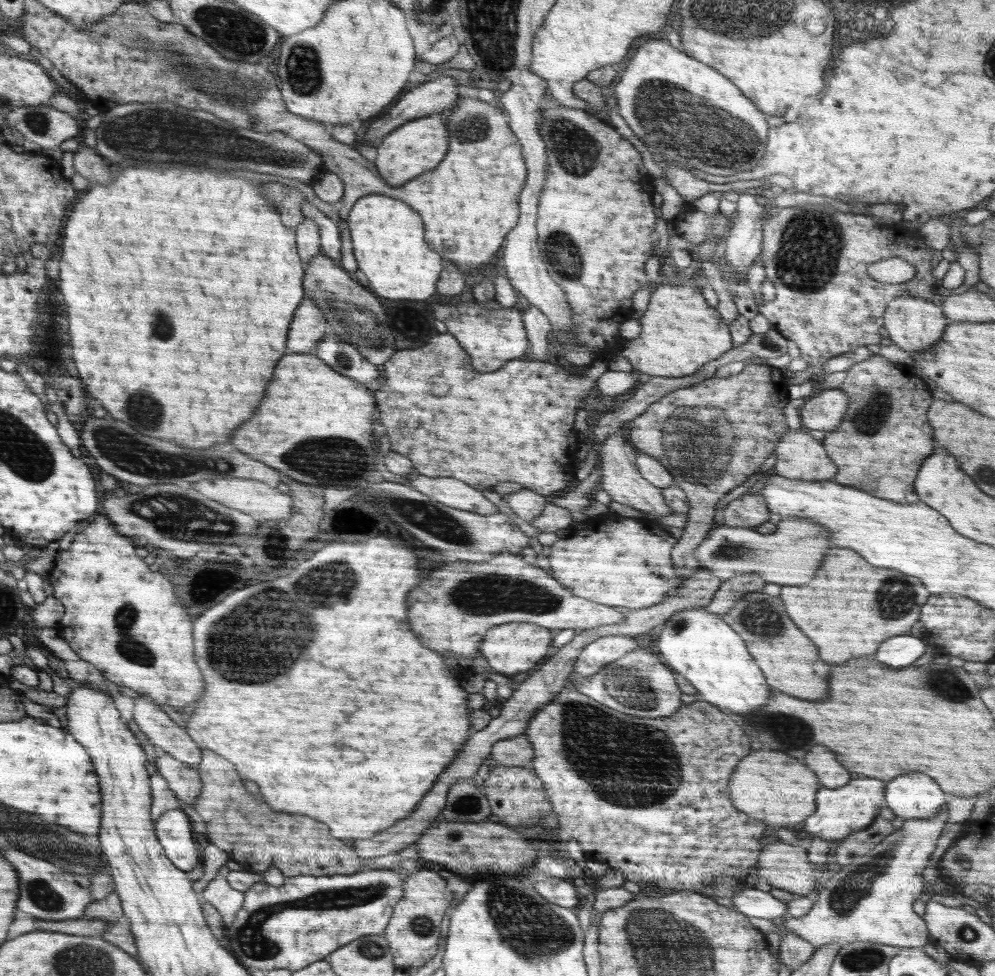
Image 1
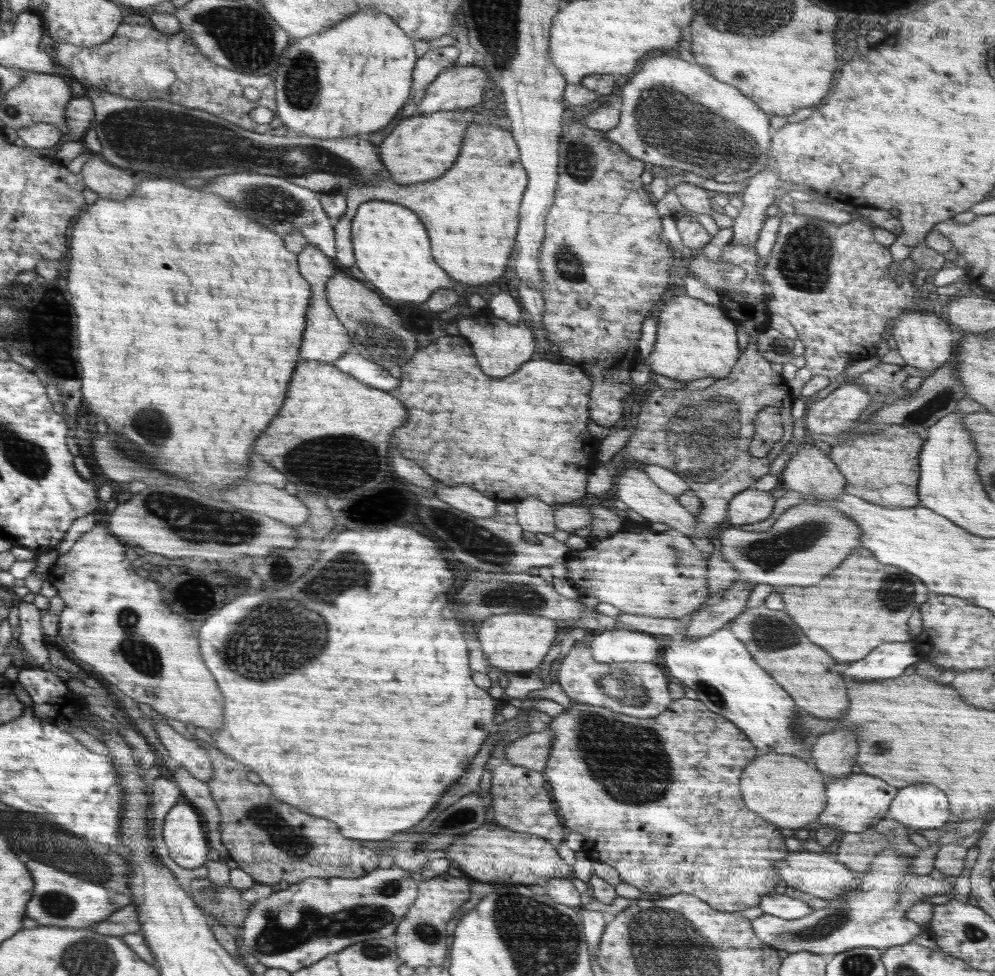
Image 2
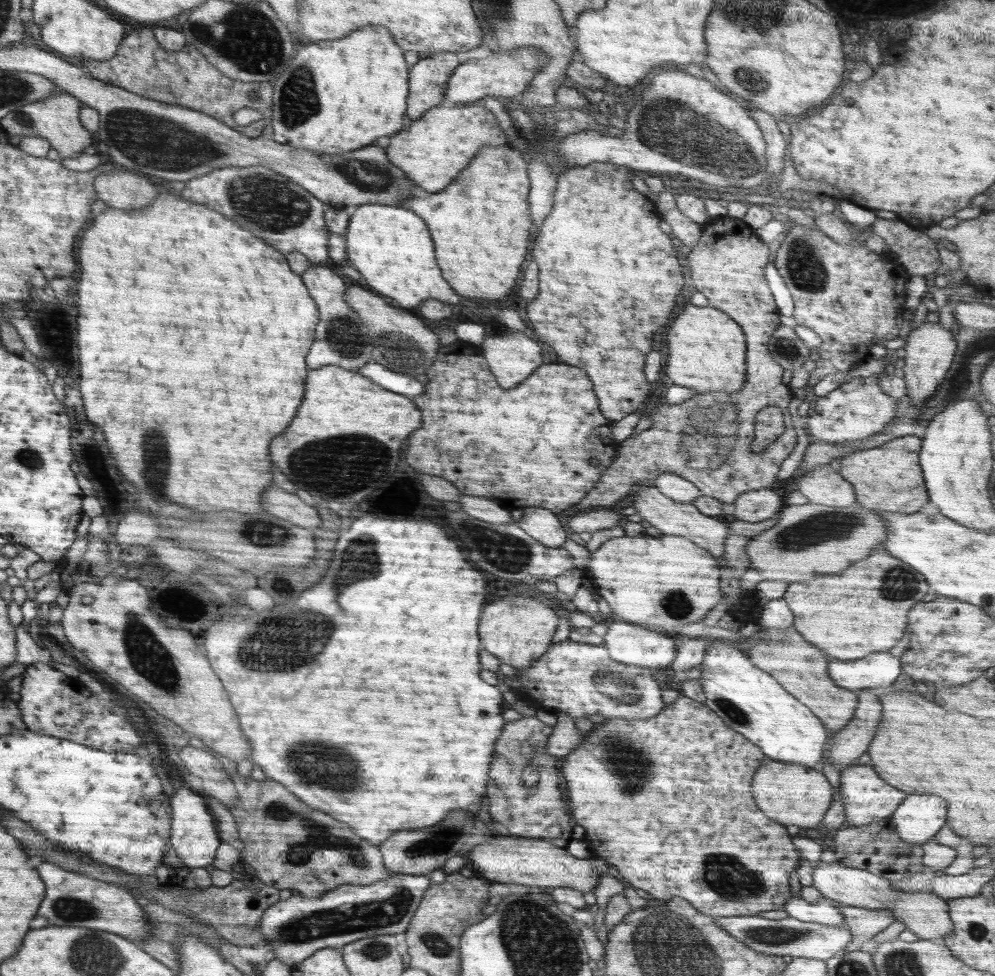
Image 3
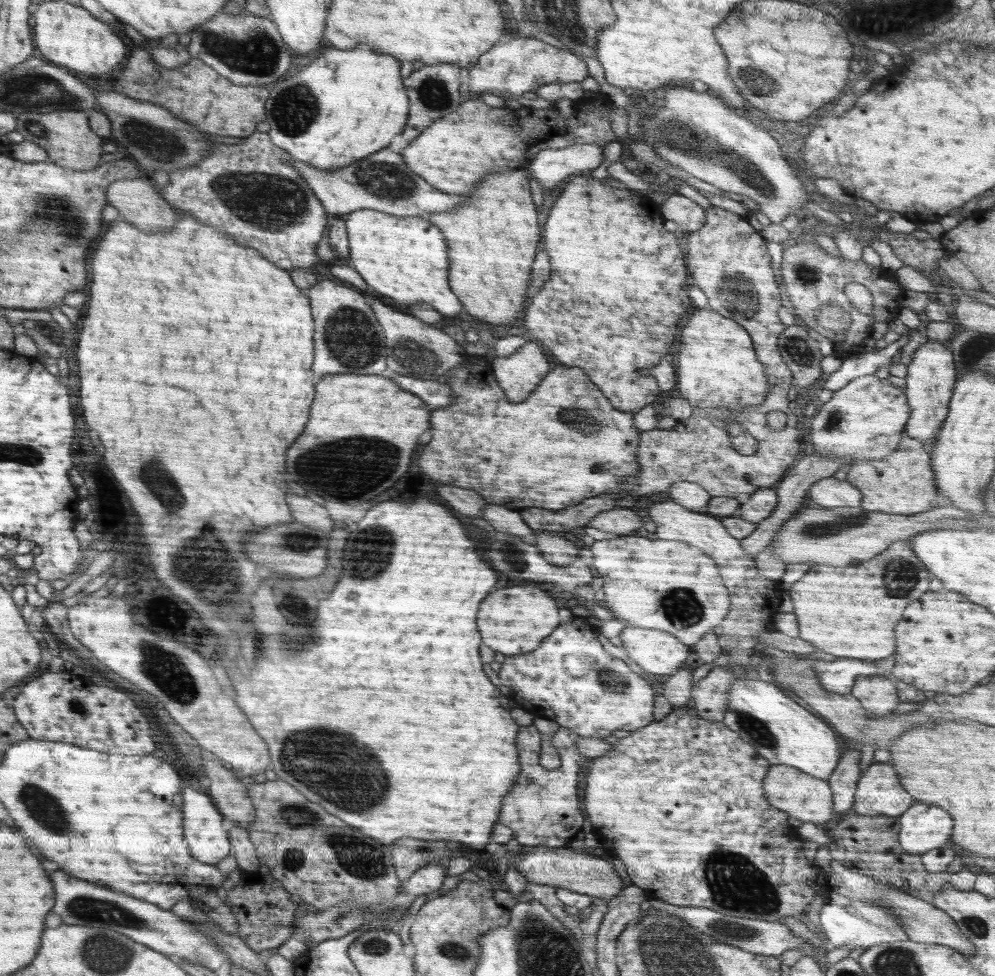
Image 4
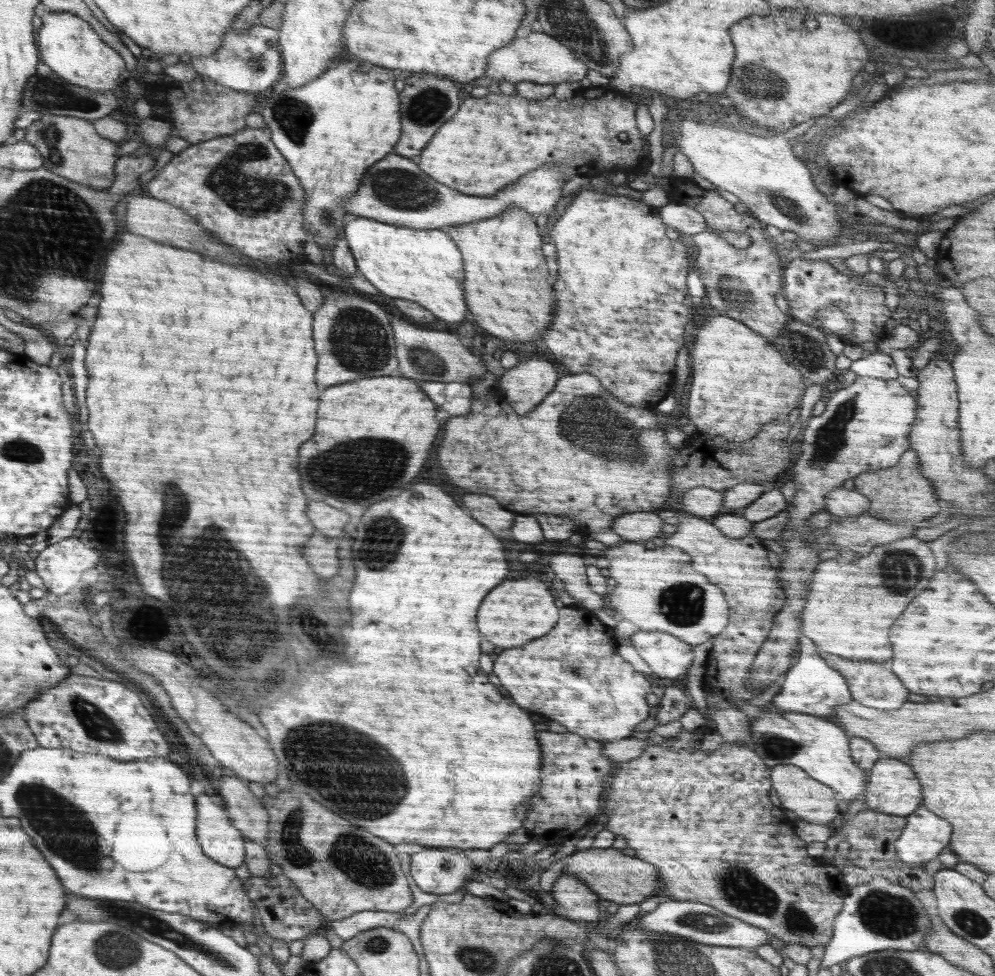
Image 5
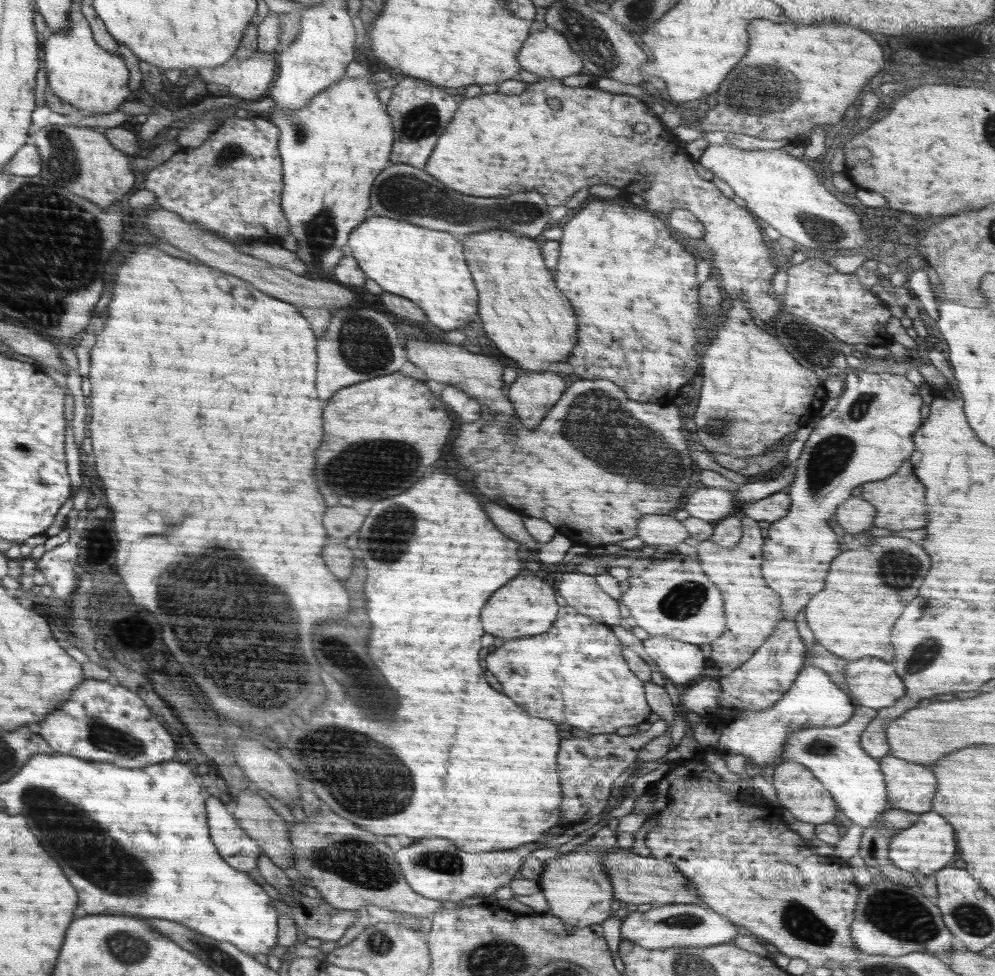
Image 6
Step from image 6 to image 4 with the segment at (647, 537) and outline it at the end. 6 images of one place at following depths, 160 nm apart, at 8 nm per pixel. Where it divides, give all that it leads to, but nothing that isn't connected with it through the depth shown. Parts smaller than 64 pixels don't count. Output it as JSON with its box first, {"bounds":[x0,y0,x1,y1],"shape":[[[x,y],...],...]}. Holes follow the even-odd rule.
{"bounds":[588,507,643,536],"shape":[[[616,507],[614,509],[602,512],[590,523],[588,527],[596,528],[596,530],[602,530],[604,532],[613,532],[618,536],[620,534],[630,534],[630,532],[636,532],[643,527],[642,518],[636,514],[636,512],[630,509],[622,509]]]}

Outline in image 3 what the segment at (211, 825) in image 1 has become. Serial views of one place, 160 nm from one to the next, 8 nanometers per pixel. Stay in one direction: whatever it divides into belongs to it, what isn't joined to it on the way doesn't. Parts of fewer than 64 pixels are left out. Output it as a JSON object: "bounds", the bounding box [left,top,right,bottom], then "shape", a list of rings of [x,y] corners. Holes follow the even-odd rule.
{"bounds":[228,773,390,898],"shape":[[[238,773],[229,778],[236,784],[239,800],[228,806],[236,821],[243,848],[244,864],[249,864],[256,871],[256,876],[265,884],[278,890],[290,890],[302,893],[310,898],[321,898],[329,890],[343,884],[370,884],[389,877],[390,872],[384,868],[379,846],[354,834],[350,826],[330,818],[328,814],[314,810],[294,794],[290,794],[280,782],[275,780],[256,781],[245,778]]]}

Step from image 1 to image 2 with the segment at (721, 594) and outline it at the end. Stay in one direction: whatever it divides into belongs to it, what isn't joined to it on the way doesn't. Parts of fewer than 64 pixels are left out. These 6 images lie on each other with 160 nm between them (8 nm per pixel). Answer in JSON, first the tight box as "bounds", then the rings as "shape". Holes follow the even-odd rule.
{"bounds":[684,578,756,638],"shape":[[[742,578],[734,580],[725,589],[722,600],[690,616],[690,626],[685,630],[684,635],[687,638],[702,638],[722,629],[745,610],[746,601],[756,585],[756,582],[744,581]]]}

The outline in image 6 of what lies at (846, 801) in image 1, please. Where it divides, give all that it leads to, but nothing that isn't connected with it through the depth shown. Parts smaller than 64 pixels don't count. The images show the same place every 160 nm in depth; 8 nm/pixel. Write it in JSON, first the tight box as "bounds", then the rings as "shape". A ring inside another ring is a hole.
{"bounds":[879,754,936,814],"shape":[[[890,754],[879,758],[886,781],[888,806],[922,814],[932,810],[936,794],[936,775],[923,765],[907,762]]]}

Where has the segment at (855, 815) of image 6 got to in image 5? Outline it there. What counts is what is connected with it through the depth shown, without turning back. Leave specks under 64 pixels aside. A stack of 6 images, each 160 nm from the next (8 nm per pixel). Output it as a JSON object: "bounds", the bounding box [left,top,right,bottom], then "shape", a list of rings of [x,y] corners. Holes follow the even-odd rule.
{"bounds":[750,702,869,804],"shape":[[[771,702],[760,706],[762,711],[750,721],[750,746],[772,769],[779,765],[792,765],[804,770],[814,780],[835,790],[846,804],[865,794],[869,773],[856,766],[849,745],[851,736],[840,724],[828,718],[793,710],[779,710]]]}

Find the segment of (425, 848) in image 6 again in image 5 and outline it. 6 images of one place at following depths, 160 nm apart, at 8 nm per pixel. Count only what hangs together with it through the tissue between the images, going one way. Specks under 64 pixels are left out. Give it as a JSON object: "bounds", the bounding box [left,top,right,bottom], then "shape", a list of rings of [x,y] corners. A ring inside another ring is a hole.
{"bounds":[411,848,477,894],"shape":[[[427,848],[411,854],[411,858],[414,884],[430,894],[452,894],[477,871],[463,850],[457,848]]]}

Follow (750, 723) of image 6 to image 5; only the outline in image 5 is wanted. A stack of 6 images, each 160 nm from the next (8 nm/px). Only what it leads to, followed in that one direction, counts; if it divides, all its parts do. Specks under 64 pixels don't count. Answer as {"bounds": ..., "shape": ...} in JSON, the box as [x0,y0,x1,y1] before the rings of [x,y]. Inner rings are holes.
{"bounds":[771,636,850,721],"shape":[[[801,636],[800,644],[798,662],[792,665],[781,679],[781,689],[771,700],[771,704],[779,710],[793,710],[812,716],[816,714],[835,721],[834,714],[832,714],[833,708],[850,701],[849,686],[846,679],[816,654],[816,646],[810,642],[810,638]]]}

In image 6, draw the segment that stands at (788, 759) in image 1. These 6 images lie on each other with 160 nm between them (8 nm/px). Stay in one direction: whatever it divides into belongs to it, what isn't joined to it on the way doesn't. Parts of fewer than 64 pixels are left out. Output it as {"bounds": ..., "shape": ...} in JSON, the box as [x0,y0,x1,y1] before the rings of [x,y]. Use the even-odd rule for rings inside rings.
{"bounds":[769,762,839,825],"shape":[[[796,762],[780,763],[774,767],[773,776],[769,780],[776,789],[776,796],[781,806],[788,809],[798,820],[819,825],[830,823],[836,816],[836,811],[839,809],[836,801],[806,766]]]}

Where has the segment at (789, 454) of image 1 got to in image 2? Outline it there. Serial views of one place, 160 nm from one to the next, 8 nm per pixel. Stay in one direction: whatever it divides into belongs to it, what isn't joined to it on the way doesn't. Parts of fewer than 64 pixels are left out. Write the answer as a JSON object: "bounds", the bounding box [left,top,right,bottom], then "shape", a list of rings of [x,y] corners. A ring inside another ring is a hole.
{"bounds":[780,444,846,501],"shape":[[[805,444],[799,446],[798,450],[787,462],[786,468],[780,473],[780,483],[788,490],[799,492],[802,495],[816,497],[820,501],[832,501],[838,499],[844,494],[846,480],[834,464],[834,461],[825,455],[814,444]]]}

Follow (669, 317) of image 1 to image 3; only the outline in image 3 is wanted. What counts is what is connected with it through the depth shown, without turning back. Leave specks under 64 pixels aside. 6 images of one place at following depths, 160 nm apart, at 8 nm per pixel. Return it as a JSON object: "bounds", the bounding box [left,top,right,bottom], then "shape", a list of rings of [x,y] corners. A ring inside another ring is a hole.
{"bounds":[666,305,747,394],"shape":[[[687,305],[674,320],[674,324],[668,330],[668,346],[670,356],[666,364],[668,378],[678,384],[694,390],[695,394],[724,391],[738,392],[747,379],[746,351],[747,344],[745,334],[740,325],[734,322],[731,316],[717,308]]]}

